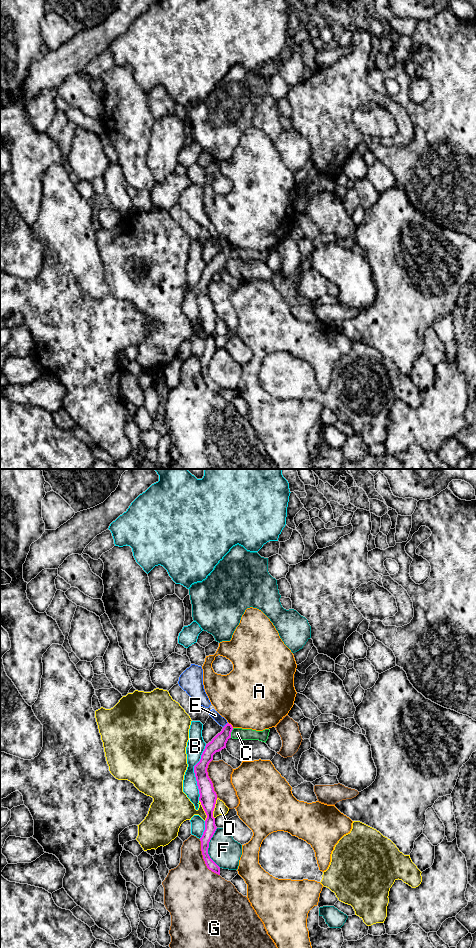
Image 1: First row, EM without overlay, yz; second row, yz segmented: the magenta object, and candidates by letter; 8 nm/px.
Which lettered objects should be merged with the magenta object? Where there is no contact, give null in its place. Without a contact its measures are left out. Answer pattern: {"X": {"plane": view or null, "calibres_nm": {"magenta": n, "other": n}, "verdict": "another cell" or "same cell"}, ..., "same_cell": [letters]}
{"A": {"plane": "yz", "calibres_nm": {"magenta": 120, "other": 480}, "verdict": "another cell"}, "B": {"plane": "yz", "calibres_nm": {"magenta": 140, "other": 140}, "verdict": "another cell"}, "C": {"plane": "yz", "calibres_nm": {"magenta": 120, "other": 100}, "verdict": "same cell"}, "D": {"plane": "yz", "calibres_nm": {"magenta": 140, "other": 100}, "verdict": "another cell"}, "E": {"plane": "yz", "calibres_nm": {"magenta": 120, "other": 70}, "verdict": "another cell"}, "F": {"plane": "yz", "calibres_nm": {"magenta": 90, "other": 240}, "verdict": "another cell"}, "G": {"plane": "yz", "calibres_nm": {"magenta": 90, "other": 400}, "verdict": "another cell"}, "same_cell": ["C"]}

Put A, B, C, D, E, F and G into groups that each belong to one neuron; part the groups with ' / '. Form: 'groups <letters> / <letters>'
groups A / B / C / D / E / F / G

